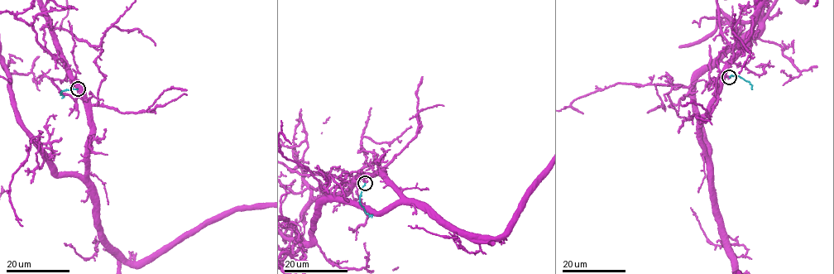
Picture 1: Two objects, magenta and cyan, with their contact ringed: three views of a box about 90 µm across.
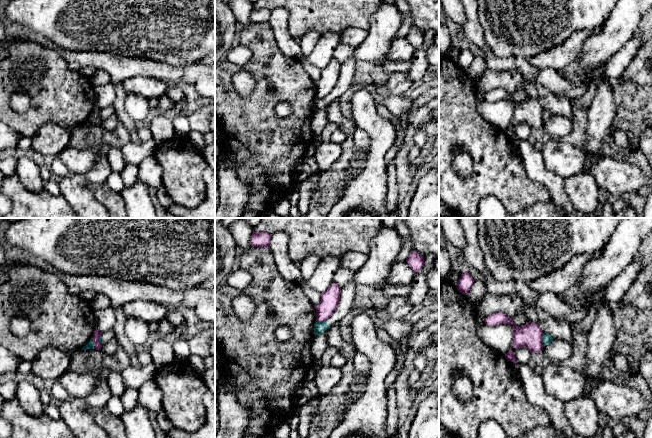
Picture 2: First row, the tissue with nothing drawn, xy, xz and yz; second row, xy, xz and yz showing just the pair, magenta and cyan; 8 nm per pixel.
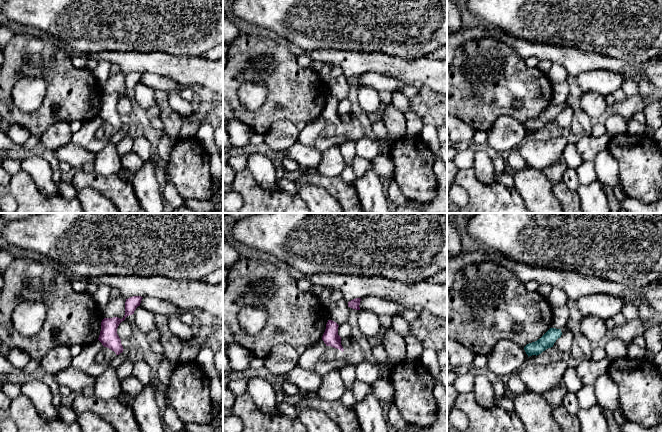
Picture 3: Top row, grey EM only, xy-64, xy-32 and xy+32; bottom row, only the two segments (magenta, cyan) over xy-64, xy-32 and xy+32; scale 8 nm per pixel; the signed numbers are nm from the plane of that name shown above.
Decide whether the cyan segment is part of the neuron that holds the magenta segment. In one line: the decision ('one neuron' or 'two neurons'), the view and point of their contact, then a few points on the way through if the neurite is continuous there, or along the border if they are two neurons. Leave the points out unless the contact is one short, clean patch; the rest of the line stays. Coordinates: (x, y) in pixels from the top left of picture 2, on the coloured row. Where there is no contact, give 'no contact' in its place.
two neurons | yz (541, 339) | along yz (543, 333), (542, 343), (544, 345)

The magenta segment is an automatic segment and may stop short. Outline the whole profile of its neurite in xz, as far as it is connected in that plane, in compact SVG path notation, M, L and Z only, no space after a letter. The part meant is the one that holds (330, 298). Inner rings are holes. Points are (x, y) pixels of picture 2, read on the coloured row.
M333 282L328 289L321 294L321 301L315 306L317 322L324 322L331 317L339 305L340 293L341 287Z

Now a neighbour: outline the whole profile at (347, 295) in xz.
M353 276L348 284L341 288L339 305L331 315L324 322L316 322L314 324L314 335L323 334L332 325L339 323L347 313L353 308L353 301L355 298L356 282Z

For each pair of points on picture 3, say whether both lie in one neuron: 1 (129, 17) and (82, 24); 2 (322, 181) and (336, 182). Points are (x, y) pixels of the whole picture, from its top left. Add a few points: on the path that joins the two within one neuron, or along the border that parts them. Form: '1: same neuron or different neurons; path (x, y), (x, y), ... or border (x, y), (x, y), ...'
1: same neuron; path (117, 17), (94, 17)
2: same neuron; path (325, 182), (333, 182)

